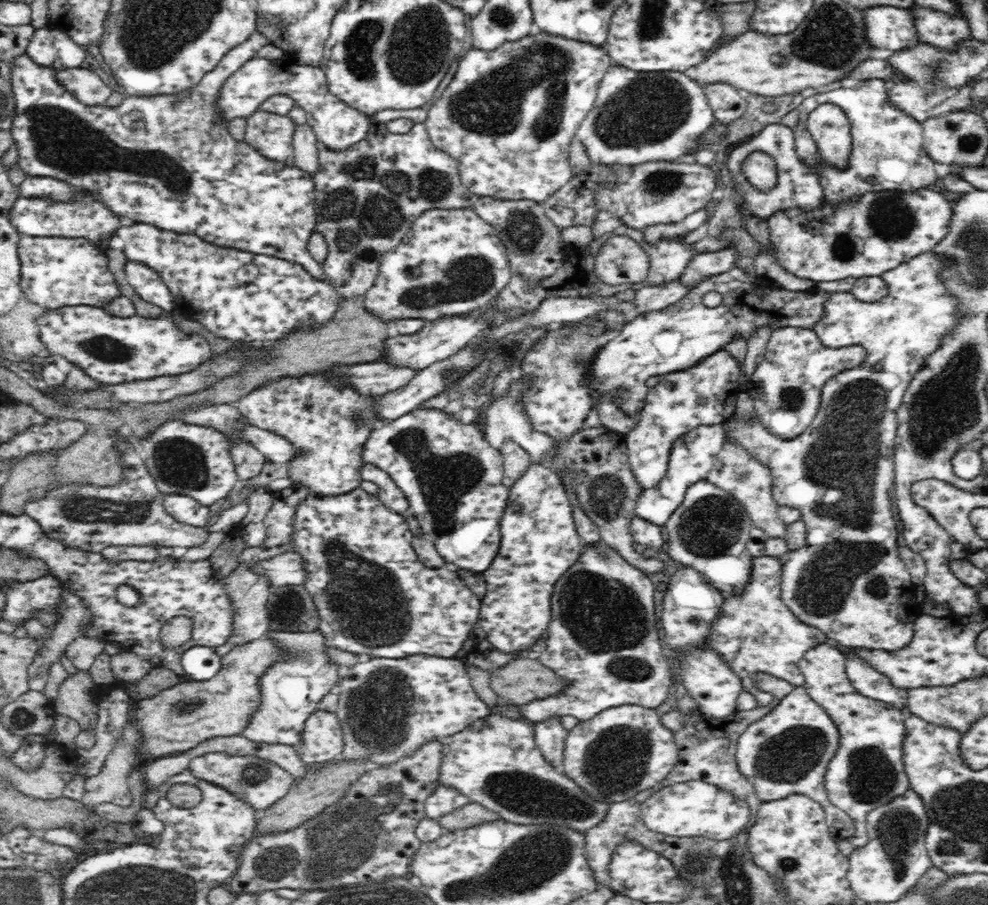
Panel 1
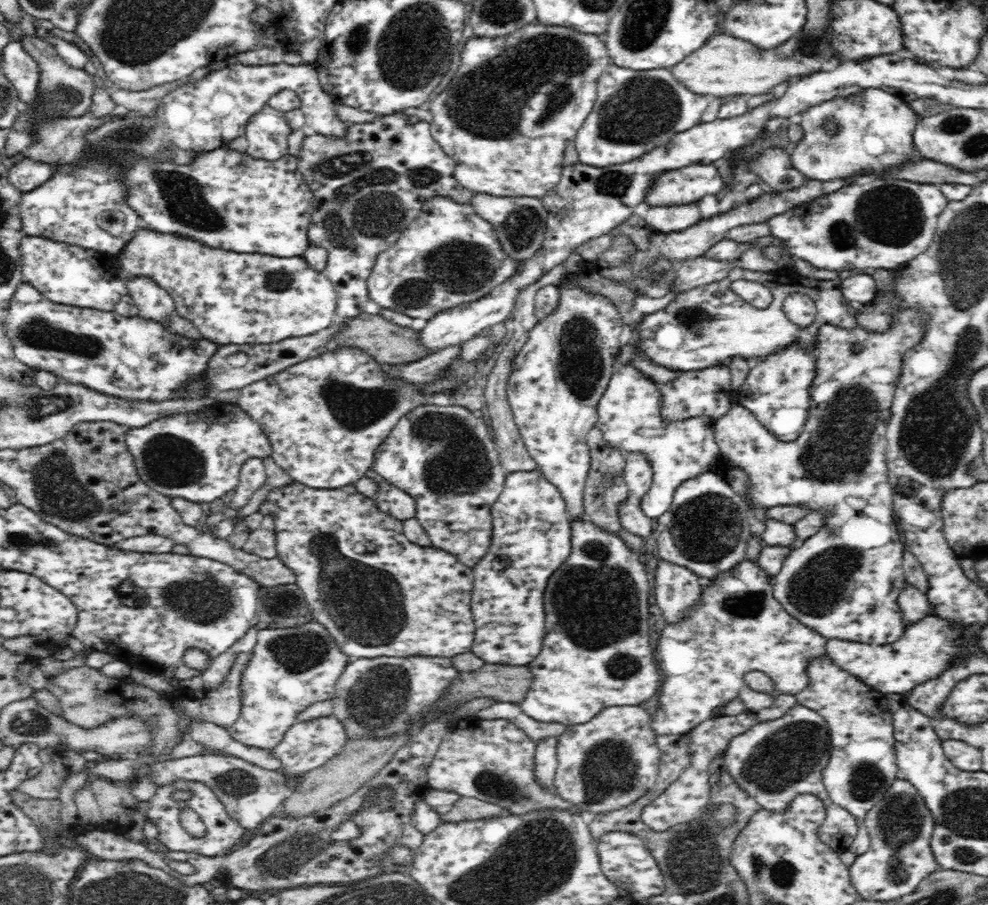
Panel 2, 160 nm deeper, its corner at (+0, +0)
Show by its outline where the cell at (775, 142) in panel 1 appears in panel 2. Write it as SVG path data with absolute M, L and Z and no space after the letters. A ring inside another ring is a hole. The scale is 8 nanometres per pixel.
M770 148L751 164L752 172L761 178L764 191L780 192L798 188L806 177L790 162L789 152L782 148Z

